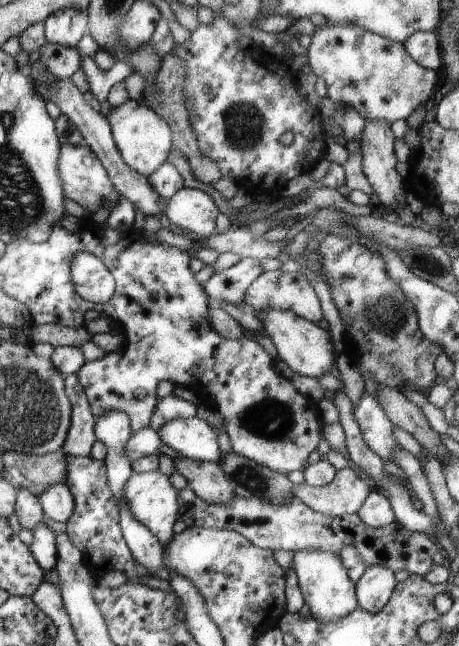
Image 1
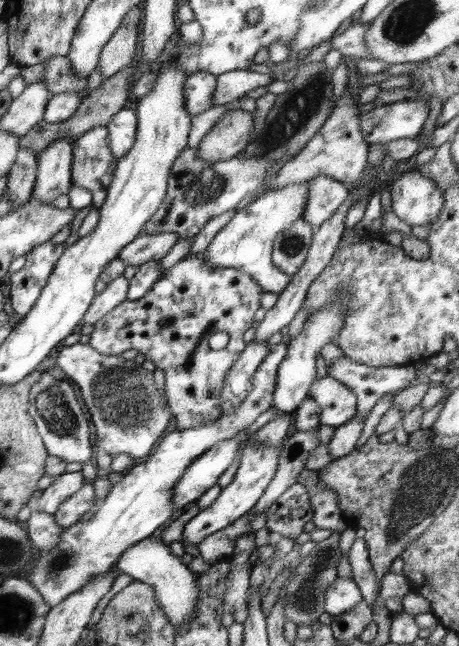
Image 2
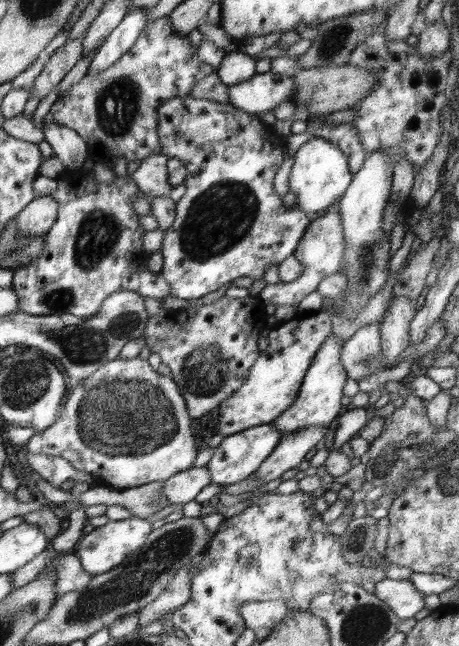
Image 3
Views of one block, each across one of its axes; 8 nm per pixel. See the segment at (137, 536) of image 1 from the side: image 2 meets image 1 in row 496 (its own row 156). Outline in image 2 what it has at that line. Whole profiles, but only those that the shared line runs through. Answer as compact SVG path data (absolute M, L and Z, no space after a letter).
M120 110L105 127L108 130L108 146L117 160L128 155L135 144L137 117L134 110Z

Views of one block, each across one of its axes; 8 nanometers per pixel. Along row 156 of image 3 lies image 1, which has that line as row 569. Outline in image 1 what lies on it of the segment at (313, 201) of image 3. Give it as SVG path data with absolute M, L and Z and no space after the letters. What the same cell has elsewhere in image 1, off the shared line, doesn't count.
M300 550L294 552L292 566L298 576L298 588L304 596L305 604L310 607L312 618L320 622L332 622L344 618L346 614L352 614L359 607L356 601L355 584L348 578L339 554L324 552L324 550Z

